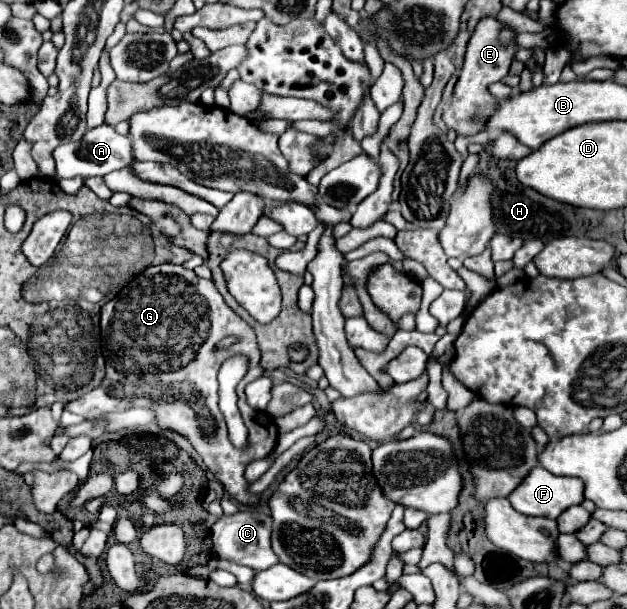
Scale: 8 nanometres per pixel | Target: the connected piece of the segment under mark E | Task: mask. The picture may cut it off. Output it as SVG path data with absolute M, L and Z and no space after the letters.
M483 18L477 24L477 30L473 32L473 38L469 40L467 46L467 54L465 54L465 64L459 72L457 84L455 84L455 92L453 98L449 102L449 106L443 112L443 122L455 130L461 136L473 136L485 130L485 122L491 118L491 114L497 110L499 98L495 98L489 92L489 84L503 80L509 72L511 60L515 56L517 46L513 44L515 32L511 32L509 28L501 26L495 18Z

